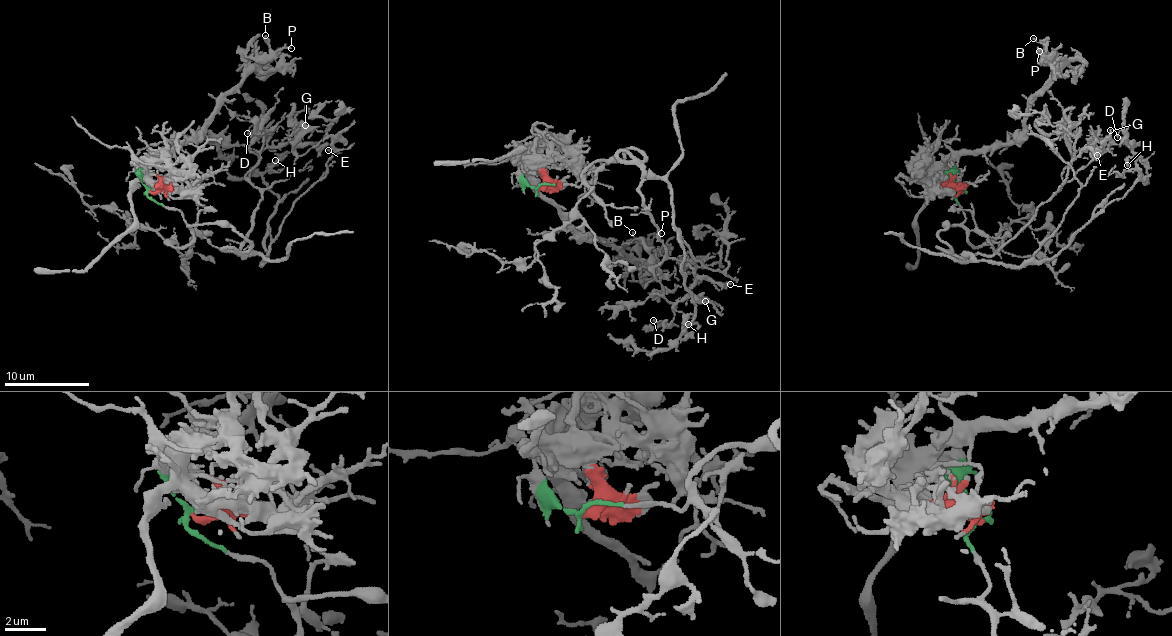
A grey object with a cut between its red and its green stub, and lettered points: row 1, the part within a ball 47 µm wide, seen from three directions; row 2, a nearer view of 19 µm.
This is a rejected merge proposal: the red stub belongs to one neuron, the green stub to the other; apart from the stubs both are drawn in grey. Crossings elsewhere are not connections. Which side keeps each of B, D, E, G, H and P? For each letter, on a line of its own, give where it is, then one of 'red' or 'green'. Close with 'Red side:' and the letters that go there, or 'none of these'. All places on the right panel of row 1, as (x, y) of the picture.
B: (1033, 38) | red
D: (1117, 137) | green
E: (1097, 155) | green
G: (1110, 130) | green
H: (1127, 165) | green
P: (1039, 51) | red
Red side: B, P

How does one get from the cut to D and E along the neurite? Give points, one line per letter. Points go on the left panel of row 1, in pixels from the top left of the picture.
D: (149, 190), (212, 245), (236, 251), (260, 201), (248, 177), (269, 140), (252, 125), (246, 133)
E: (149, 190), (212, 245), (236, 251), (266, 188), (286, 179), (298, 147), (329, 151)

